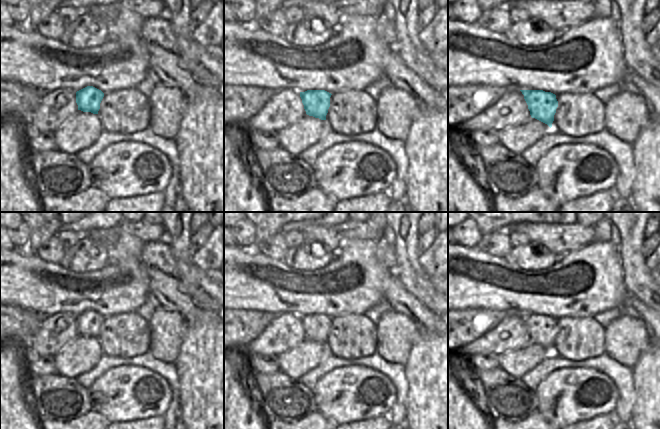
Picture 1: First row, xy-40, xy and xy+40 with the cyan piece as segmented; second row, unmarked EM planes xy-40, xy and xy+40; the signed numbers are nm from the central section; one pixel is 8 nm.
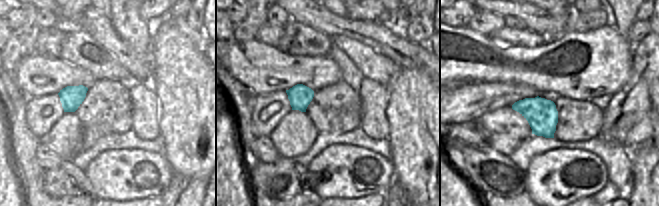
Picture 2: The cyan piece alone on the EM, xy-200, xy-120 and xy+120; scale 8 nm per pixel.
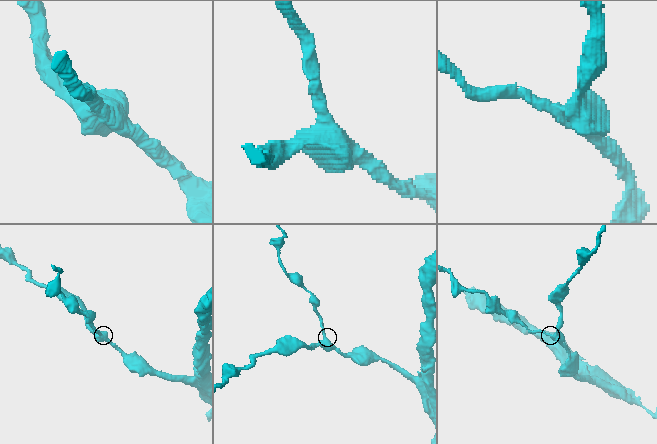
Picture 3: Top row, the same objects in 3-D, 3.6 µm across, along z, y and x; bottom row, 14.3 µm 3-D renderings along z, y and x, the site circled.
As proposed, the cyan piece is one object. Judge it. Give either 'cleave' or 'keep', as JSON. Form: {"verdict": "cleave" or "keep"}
{"verdict": "keep"}

